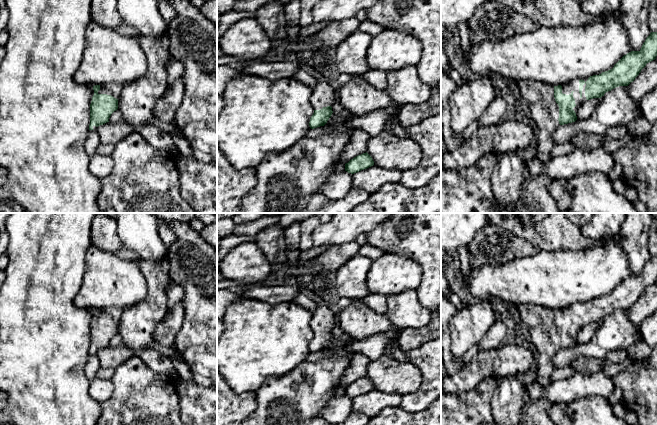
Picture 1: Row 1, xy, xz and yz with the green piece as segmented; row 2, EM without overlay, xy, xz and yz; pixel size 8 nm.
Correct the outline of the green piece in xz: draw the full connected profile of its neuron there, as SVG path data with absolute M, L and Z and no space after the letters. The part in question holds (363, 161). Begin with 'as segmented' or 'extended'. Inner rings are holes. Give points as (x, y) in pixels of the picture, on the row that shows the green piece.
as segmented | M366 152L351 159L345 164L345 171L354 174L374 165L372 157Z

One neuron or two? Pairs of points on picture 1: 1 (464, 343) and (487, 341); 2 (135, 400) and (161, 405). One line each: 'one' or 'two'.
1: two
2: one

